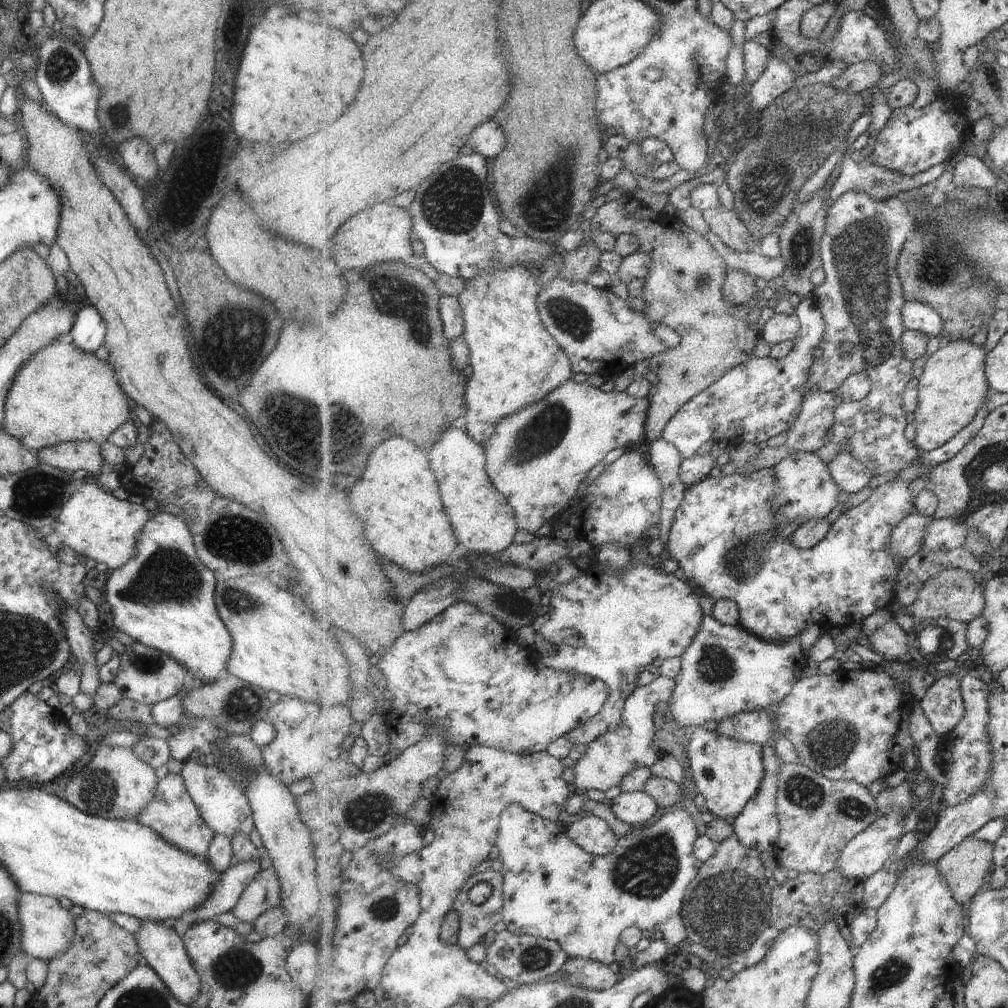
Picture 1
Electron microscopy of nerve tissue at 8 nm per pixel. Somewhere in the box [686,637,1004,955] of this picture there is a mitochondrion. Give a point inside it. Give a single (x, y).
(831, 742)

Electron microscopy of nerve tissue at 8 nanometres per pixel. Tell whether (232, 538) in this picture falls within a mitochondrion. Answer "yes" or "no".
yes

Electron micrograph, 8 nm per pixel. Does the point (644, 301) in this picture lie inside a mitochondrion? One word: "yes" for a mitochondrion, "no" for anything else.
no

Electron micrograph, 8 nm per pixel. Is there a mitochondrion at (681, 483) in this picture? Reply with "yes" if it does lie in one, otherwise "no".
no

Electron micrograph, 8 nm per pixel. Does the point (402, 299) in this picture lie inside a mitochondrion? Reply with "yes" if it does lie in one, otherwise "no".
yes

